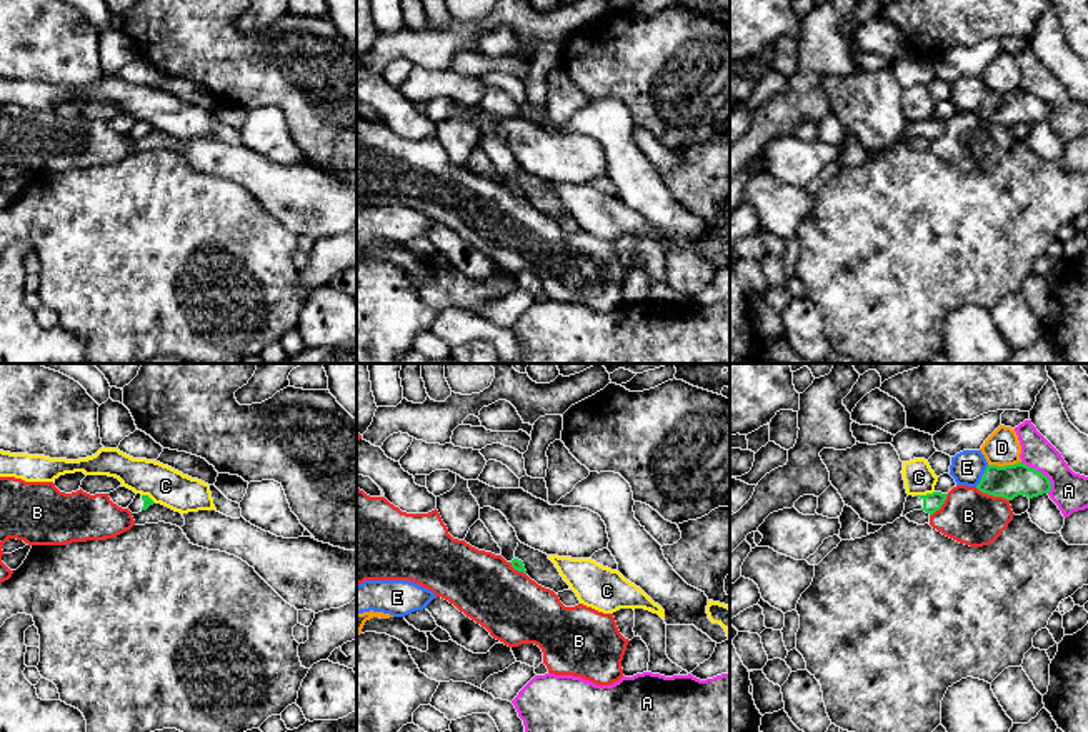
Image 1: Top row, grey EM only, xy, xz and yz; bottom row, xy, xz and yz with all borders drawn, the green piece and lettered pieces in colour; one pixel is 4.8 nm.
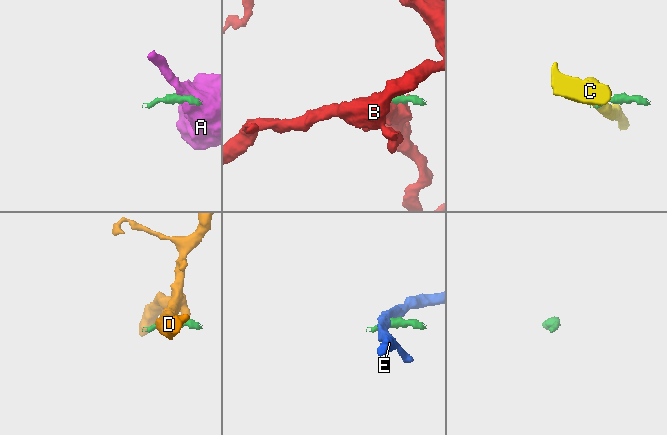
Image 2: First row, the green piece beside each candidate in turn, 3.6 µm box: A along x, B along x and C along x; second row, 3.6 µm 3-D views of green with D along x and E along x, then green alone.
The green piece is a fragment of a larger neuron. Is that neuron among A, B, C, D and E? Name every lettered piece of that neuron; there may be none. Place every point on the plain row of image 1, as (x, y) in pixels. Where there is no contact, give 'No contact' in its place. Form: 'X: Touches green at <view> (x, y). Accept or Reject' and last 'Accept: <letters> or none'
A: Touches green at yz (1040, 99). Reject
B: Touches green at yz (992, 120). Reject
C: Touches green at yz (923, 122). Reject
D: Touches green at yz (1005, 92). Reject
E: Touches green at yz (983, 102). Reject
Accept: none

